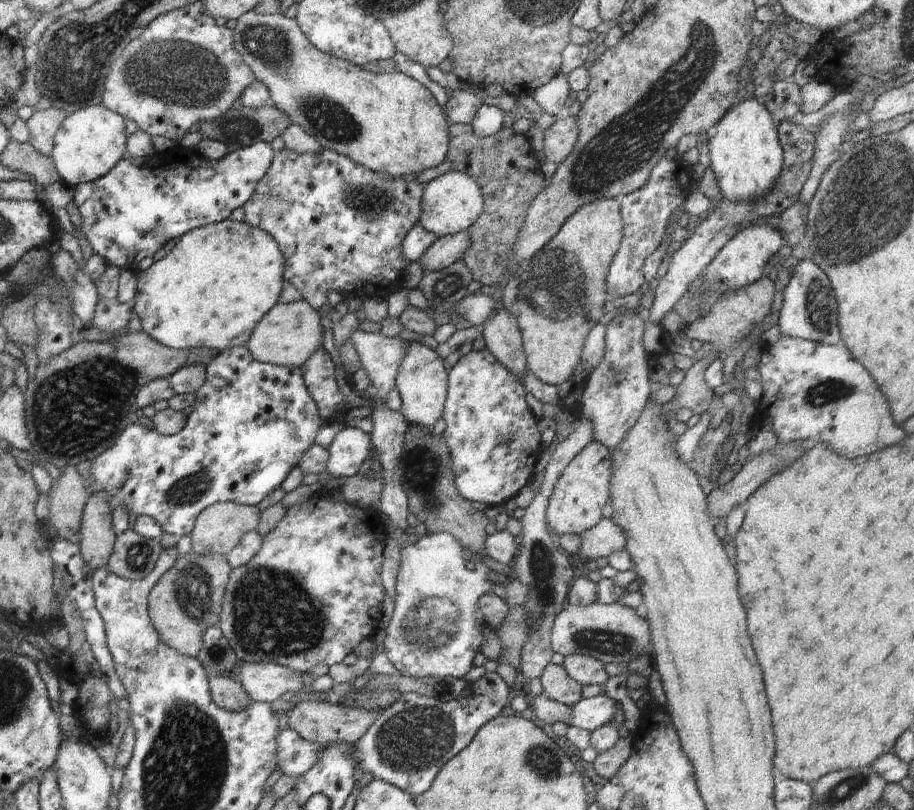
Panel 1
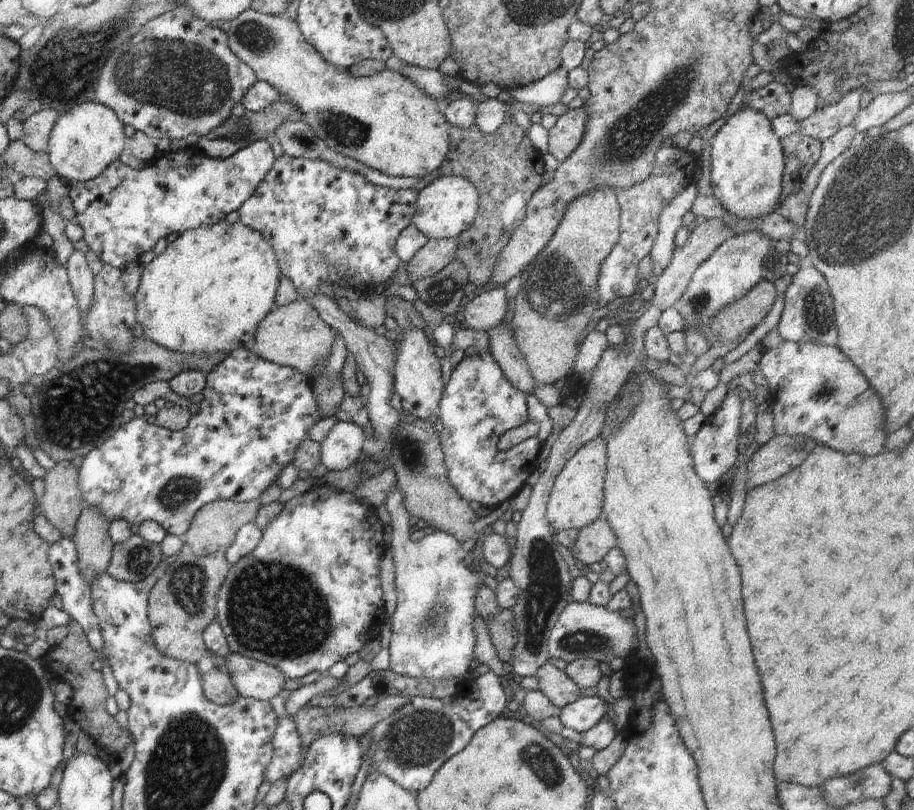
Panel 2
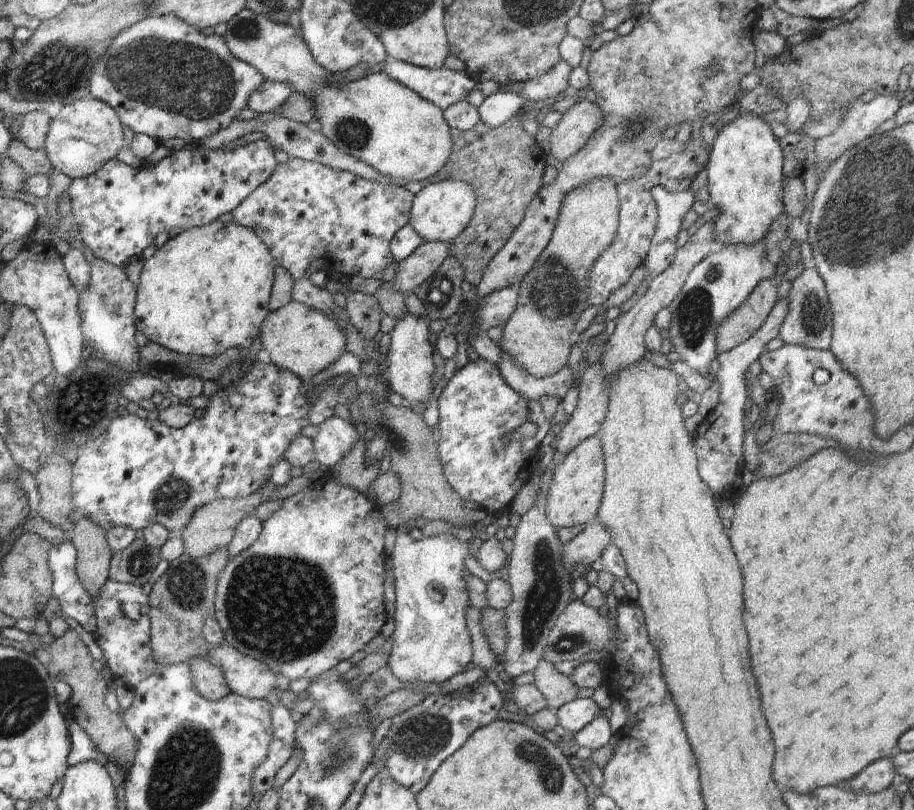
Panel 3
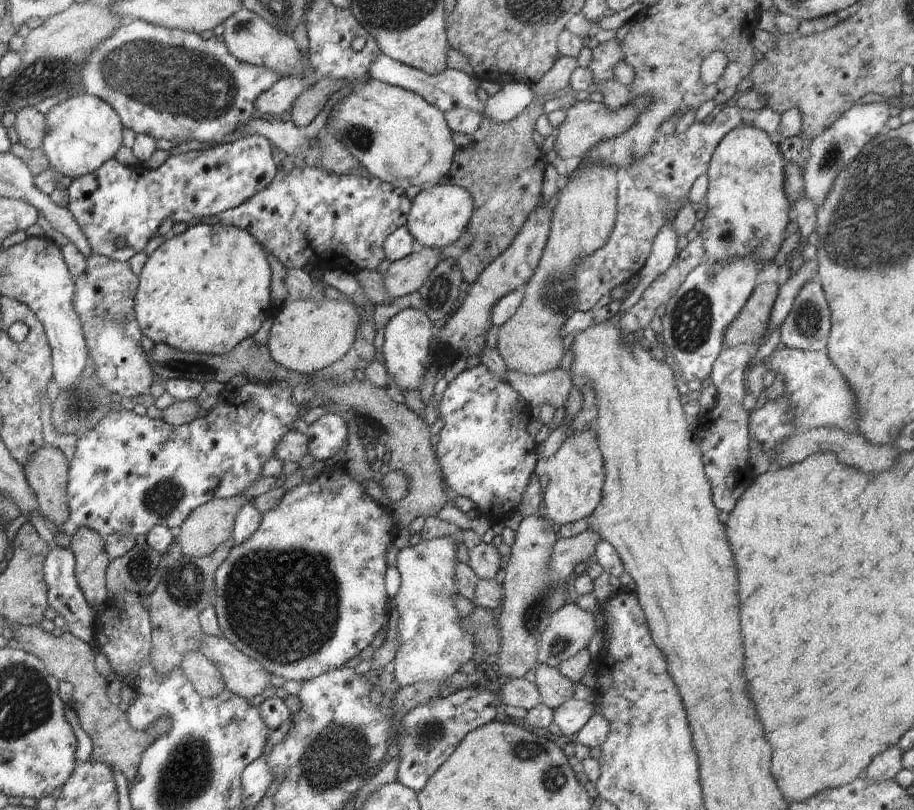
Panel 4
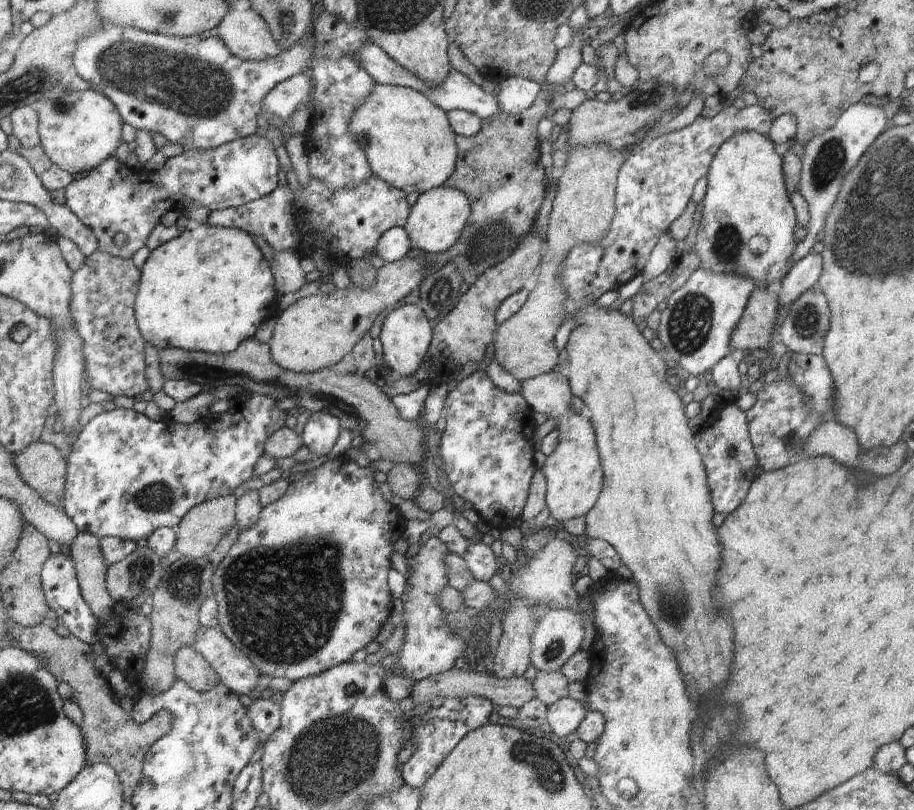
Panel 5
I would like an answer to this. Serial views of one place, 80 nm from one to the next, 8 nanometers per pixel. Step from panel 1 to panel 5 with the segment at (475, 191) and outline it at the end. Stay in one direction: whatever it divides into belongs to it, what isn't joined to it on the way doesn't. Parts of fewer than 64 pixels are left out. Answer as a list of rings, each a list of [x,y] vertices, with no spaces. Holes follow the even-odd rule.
[[[440,185],[420,193],[416,203],[411,206],[404,228],[414,247],[425,253],[438,254],[452,248],[470,216],[470,201],[465,192],[457,188]]]

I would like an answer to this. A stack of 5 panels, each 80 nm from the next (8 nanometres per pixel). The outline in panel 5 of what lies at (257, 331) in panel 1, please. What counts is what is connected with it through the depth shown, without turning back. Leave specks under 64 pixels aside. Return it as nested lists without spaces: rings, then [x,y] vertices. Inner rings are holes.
[[[404,257],[399,261],[387,263],[377,270],[377,279],[371,289],[336,289],[334,292],[324,294],[318,292],[316,295],[302,297],[288,306],[277,316],[273,335],[269,340],[270,352],[273,361],[285,369],[303,373],[328,369],[329,366],[340,362],[346,354],[352,352],[353,346],[364,333],[368,333],[373,325],[376,315],[389,306],[396,306],[405,296],[421,285],[425,278],[425,262],[421,258]]]

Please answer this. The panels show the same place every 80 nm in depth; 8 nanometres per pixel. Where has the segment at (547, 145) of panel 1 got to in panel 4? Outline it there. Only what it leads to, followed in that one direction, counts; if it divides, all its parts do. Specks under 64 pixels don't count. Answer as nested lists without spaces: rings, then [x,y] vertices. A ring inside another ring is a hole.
[[[635,97],[630,104],[613,111],[602,103],[593,103],[588,100],[577,102],[569,109],[565,109],[566,116],[564,122],[558,127],[553,149],[556,150],[557,156],[563,159],[572,158],[573,156],[582,158],[596,143],[618,136],[627,128],[632,127],[639,112],[643,111],[648,104],[648,97]]]

